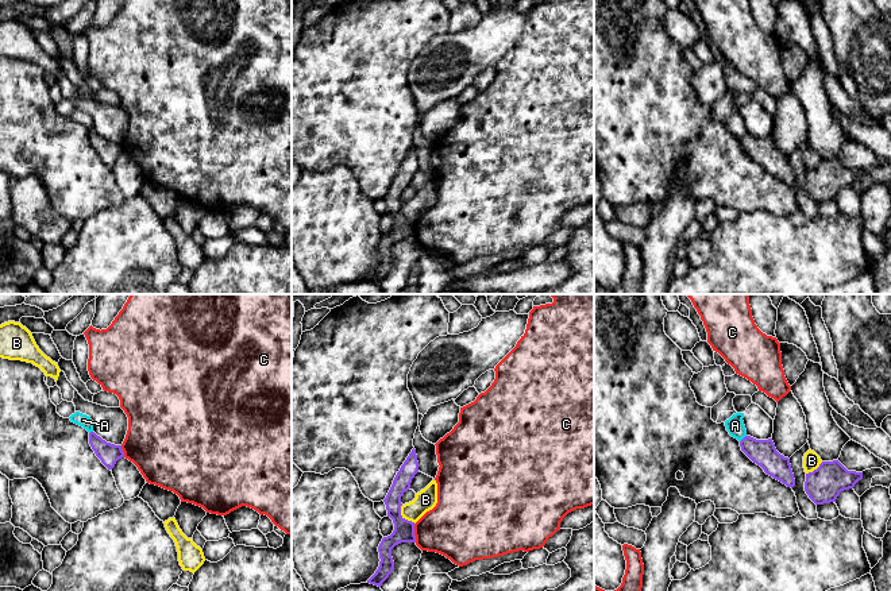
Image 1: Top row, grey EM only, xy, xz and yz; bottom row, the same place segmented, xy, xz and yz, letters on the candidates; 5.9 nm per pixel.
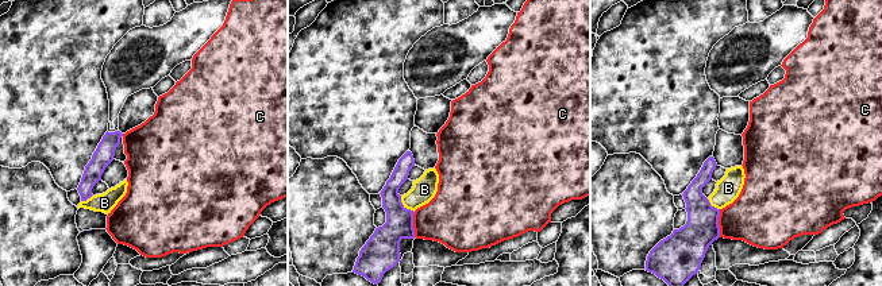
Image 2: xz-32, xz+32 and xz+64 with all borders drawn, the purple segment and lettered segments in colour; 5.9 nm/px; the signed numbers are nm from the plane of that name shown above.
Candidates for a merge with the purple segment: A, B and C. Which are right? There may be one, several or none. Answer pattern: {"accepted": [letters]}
{"accepted": []}

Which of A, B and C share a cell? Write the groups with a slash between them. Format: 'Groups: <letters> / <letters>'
Groups: A / B / C

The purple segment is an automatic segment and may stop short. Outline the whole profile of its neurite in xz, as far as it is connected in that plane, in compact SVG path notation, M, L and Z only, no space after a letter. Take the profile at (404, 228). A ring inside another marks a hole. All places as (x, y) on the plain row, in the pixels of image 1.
M413 146L400 169L397 170L393 182L383 197L387 208L387 215L393 217L394 228L390 233L383 235L379 244L379 264L367 281L381 285L394 267L392 247L401 240L416 240L414 220L405 217L401 213L401 194L410 186L412 177L418 170L418 159L416 147Z

